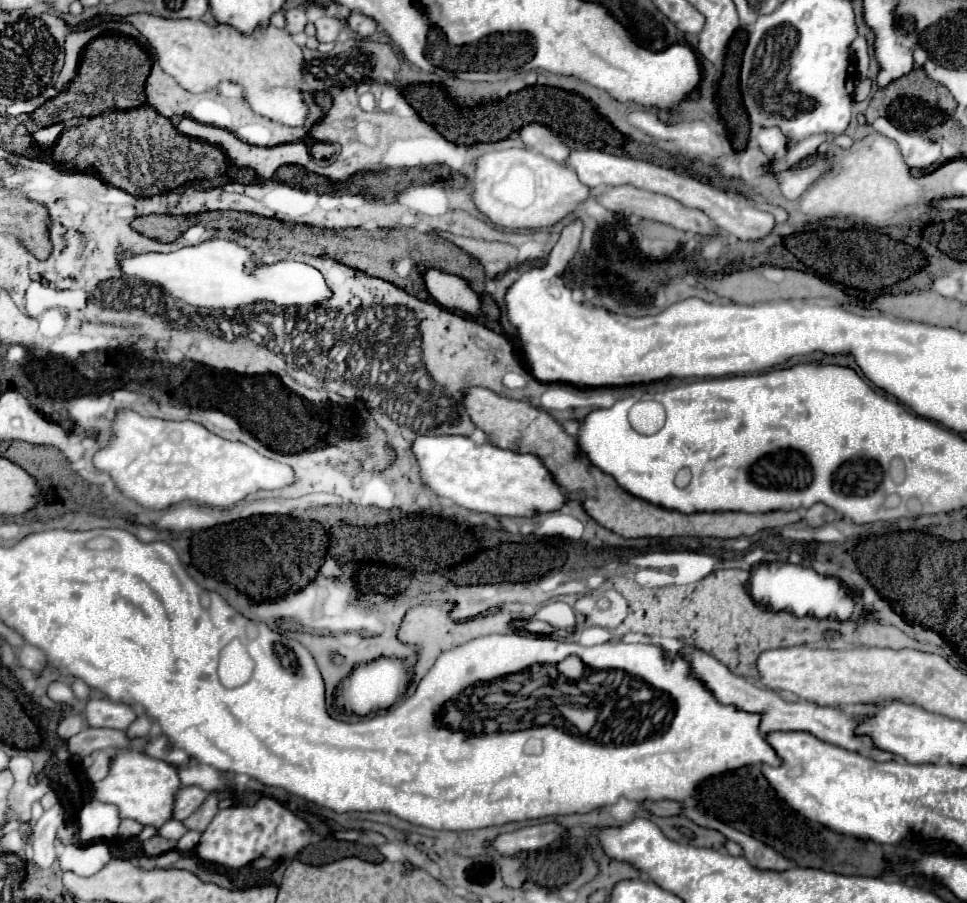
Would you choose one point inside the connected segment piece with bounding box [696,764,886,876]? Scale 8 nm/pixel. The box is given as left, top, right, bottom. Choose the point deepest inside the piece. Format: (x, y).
(742, 798)

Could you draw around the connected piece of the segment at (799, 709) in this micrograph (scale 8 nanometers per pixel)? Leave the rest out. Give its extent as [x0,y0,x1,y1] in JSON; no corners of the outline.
[664,648,894,760]

